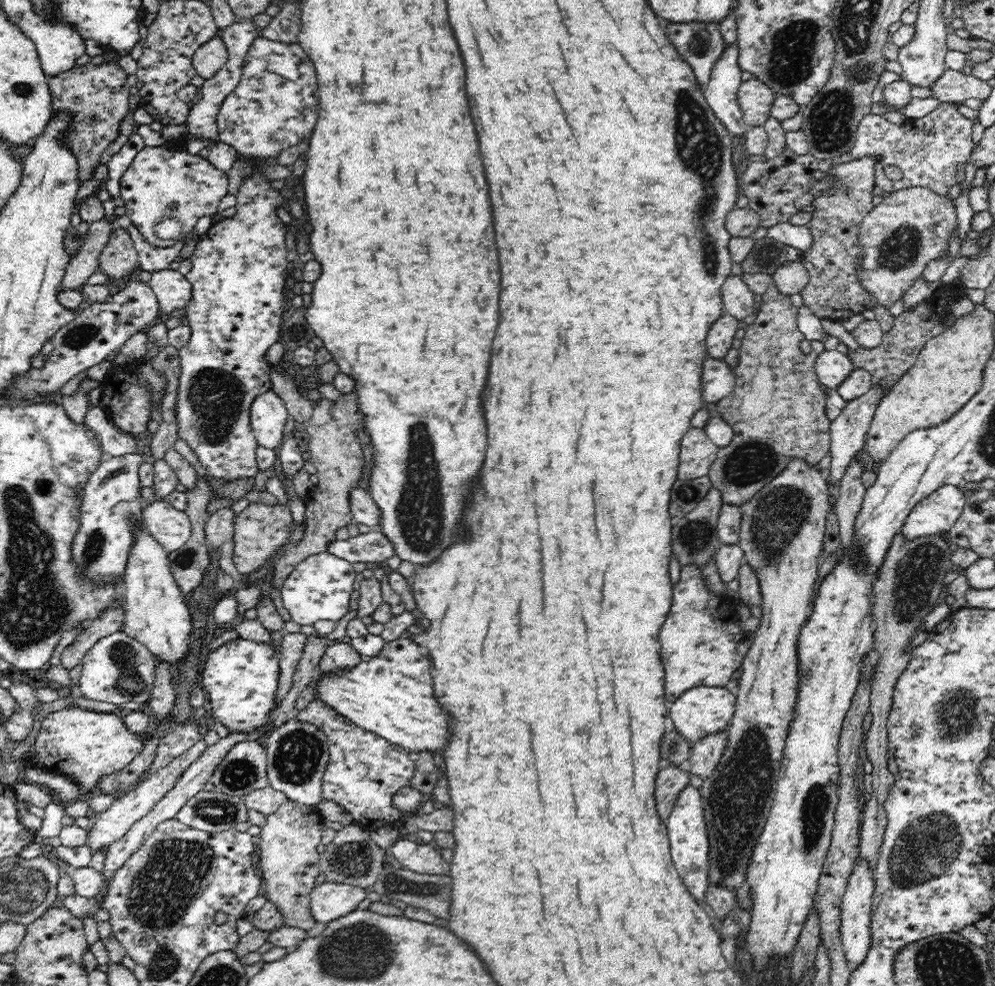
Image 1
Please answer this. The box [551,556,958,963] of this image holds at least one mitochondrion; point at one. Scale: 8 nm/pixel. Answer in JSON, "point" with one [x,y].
{"point":[739,795]}

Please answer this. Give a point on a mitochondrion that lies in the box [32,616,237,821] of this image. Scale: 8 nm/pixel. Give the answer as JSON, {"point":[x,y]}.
{"point":[129,681]}

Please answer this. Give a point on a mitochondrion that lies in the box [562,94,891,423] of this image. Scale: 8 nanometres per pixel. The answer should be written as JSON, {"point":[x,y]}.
{"point":[766,253]}

